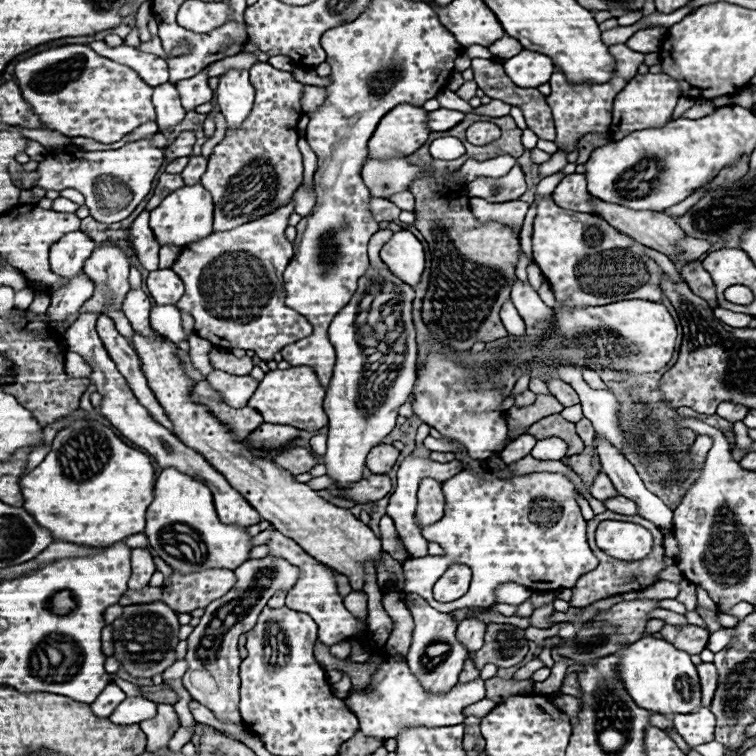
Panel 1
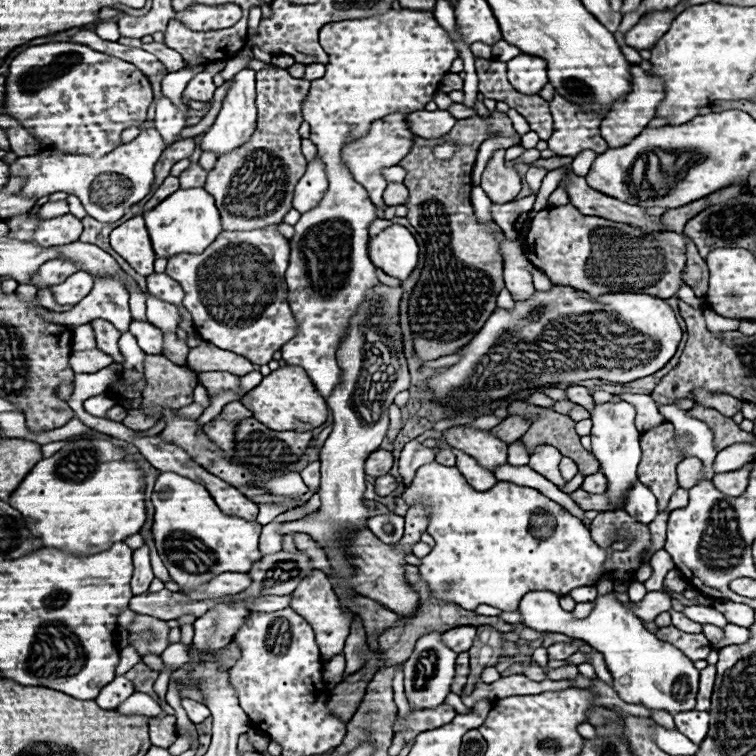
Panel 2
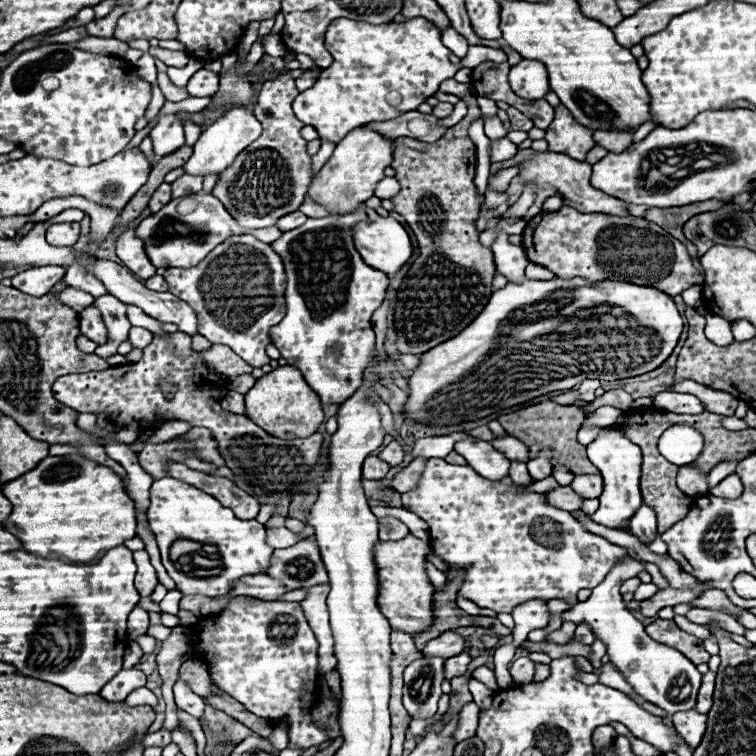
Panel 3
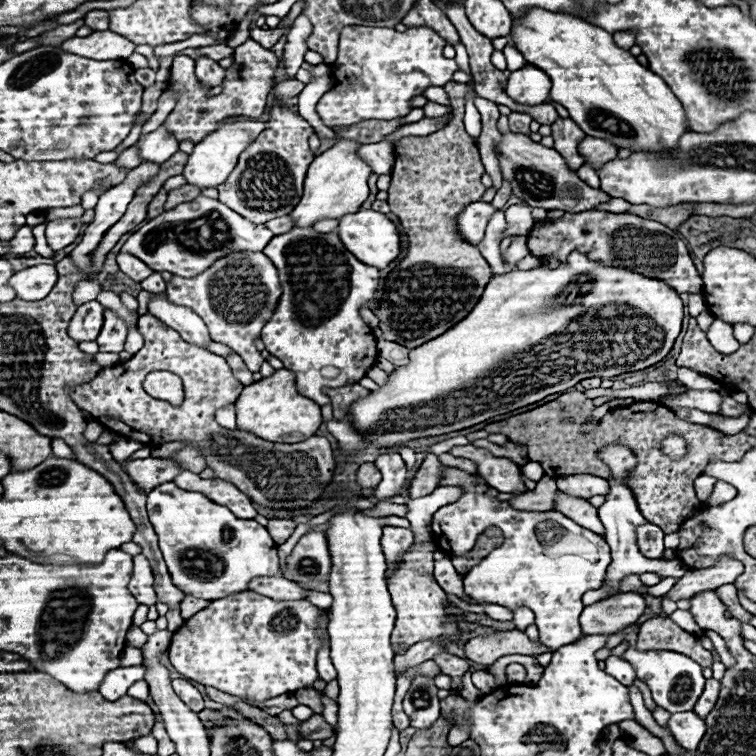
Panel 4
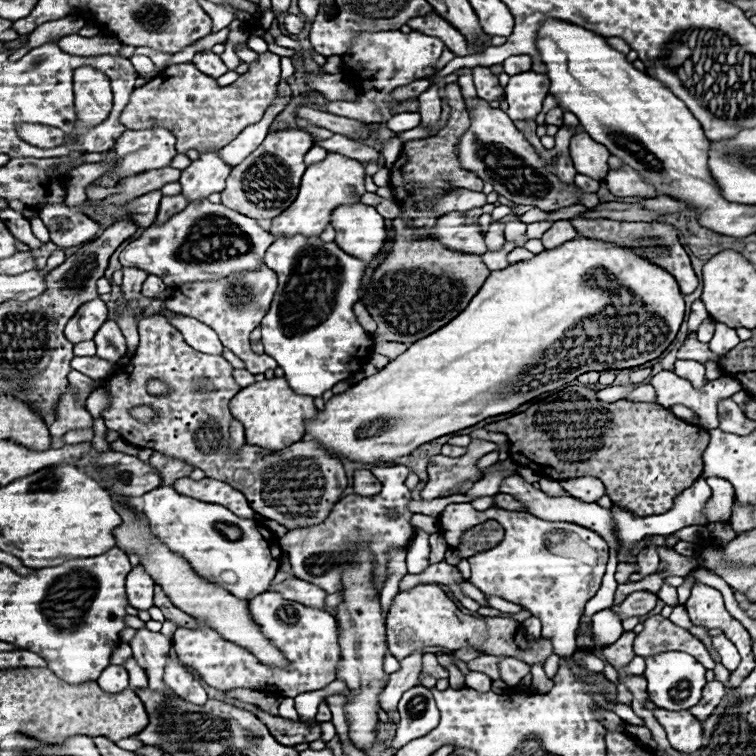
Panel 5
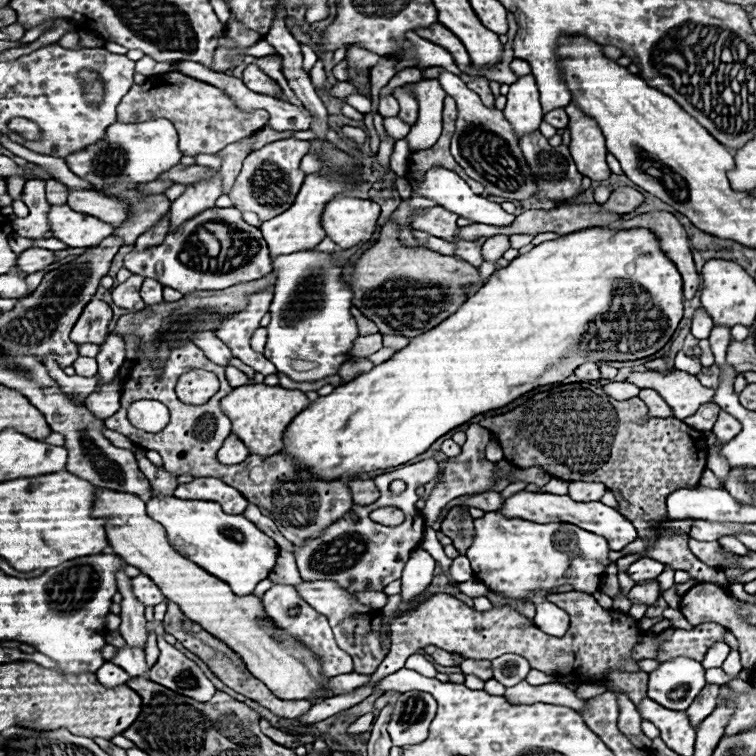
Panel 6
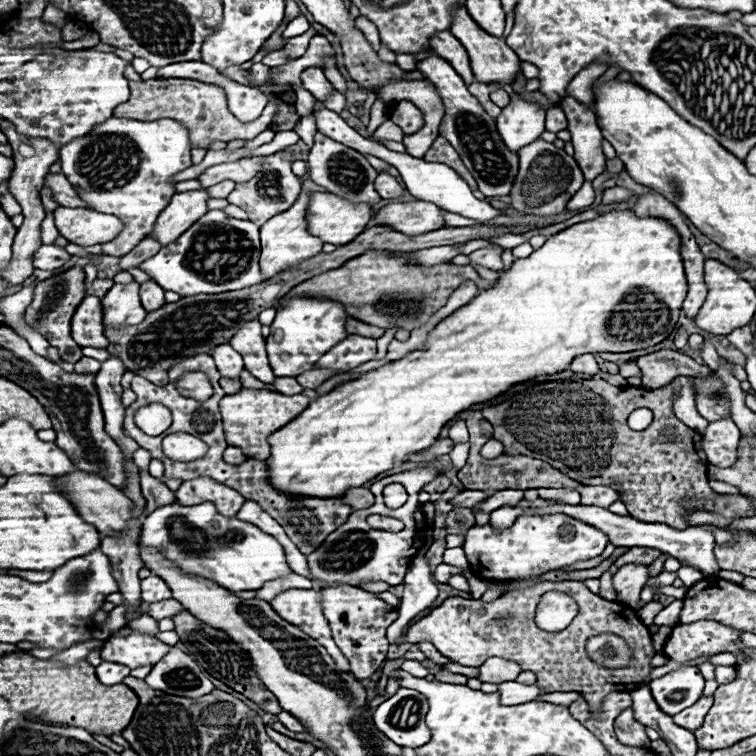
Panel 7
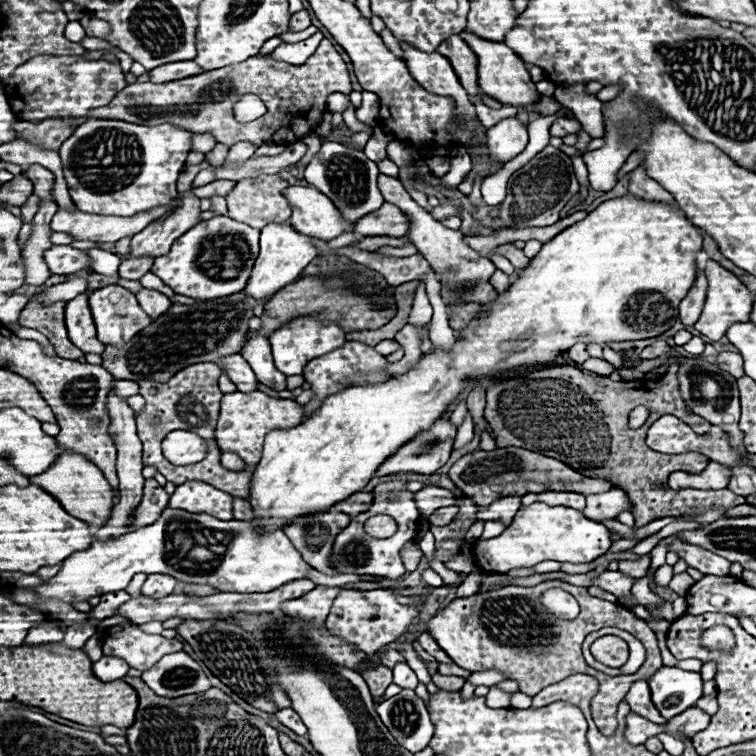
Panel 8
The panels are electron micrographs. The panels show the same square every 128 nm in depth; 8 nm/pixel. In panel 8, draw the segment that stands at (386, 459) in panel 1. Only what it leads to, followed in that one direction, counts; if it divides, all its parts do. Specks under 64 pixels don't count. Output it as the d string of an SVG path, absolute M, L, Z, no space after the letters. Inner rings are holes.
M356 492L348 500L342 500L340 504L334 504L334 508L340 510L340 512L348 512L350 516L356 516L360 512L366 512L372 506L372 502L374 502L372 492Z

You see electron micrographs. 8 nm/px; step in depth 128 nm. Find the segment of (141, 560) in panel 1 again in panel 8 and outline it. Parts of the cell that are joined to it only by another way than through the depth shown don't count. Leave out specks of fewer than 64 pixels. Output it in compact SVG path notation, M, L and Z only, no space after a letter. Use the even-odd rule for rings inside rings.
M150 574L146 578L146 582L142 584L142 594L144 596L150 596L150 598L164 598L168 594L174 592L178 580L168 576L168 574Z

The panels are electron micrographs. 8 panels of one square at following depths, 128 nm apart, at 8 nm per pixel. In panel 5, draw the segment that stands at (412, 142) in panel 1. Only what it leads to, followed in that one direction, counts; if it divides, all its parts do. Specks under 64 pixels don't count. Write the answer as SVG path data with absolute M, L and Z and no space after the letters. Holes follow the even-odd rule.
M328 152L322 162L310 164L306 168L306 172L302 176L298 198L294 200L292 208L288 208L286 212L282 212L280 216L276 216L272 220L270 232L274 236L294 236L294 234L318 236L326 228L326 224L330 222L330 216L332 216L334 208L344 206L344 204L360 202L360 198L366 194L364 176L366 176L364 164L360 164L352 158L346 158L342 154Z

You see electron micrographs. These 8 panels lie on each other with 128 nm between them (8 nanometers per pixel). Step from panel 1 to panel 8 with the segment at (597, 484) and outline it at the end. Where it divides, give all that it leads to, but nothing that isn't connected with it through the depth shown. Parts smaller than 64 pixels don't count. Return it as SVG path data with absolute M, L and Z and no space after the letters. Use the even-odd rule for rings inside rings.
M612 488L608 492L586 496L584 514L590 520L608 520L608 516L616 518L622 510L630 510L628 496L620 488Z

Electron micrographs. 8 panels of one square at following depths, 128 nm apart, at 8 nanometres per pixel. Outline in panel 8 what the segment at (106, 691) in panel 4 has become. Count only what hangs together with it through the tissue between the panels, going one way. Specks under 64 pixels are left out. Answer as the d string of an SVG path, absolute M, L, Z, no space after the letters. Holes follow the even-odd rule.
M102 656L98 662L92 664L92 672L96 674L96 678L100 678L102 682L114 682L120 680L128 674L128 664L124 664L124 660L116 660L112 656Z

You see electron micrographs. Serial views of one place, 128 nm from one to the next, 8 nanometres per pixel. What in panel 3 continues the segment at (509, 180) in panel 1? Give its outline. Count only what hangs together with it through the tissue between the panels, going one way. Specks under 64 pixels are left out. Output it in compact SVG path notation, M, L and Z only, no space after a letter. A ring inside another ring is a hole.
M497 116L493 118L483 117L483 124L485 135L492 141L499 140L505 137L508 133ZM486 190L486 200L484 200L484 206L486 206L486 210L492 214L492 216L496 216L496 218L500 218L506 210L508 210L508 192L504 190L504 192L496 192L496 190Z

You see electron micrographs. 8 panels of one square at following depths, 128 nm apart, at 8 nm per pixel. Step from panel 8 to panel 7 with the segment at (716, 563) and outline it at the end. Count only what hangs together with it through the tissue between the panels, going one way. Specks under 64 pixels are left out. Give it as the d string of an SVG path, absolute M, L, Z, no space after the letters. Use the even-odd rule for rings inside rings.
M520 500L518 506L502 506L498 510L494 510L490 514L490 524L496 526L496 528L506 528L508 524L512 524L512 520L516 520L516 516L522 516L522 514L566 514L566 516L572 516L576 520L582 520L584 524L590 524L598 530L602 530L608 538L610 538L610 544L614 546L646 546L646 548L656 548L664 554L670 554L674 558L680 558L680 560L686 560L688 564L696 566L700 572L704 574L716 574L720 568L716 566L716 560L714 560L714 554L712 554L712 540L714 540L714 528L718 526L712 526L712 524L702 524L702 526L688 526L686 530L674 530L666 524L648 524L648 522L638 522L634 520L632 516L620 516L620 514L614 514L610 512L608 508L602 508L602 506L584 506L584 504L564 504L564 502L554 502L554 500L534 500L534 502L528 502L528 500Z

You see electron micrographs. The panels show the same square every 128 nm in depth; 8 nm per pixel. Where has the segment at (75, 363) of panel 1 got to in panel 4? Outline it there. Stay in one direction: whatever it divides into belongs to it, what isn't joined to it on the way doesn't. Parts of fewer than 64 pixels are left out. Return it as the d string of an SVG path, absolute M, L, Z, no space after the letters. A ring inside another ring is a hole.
M104 308L104 326L100 330L100 336L96 338L100 352L122 352L126 342L128 328L120 316L116 316L114 310Z

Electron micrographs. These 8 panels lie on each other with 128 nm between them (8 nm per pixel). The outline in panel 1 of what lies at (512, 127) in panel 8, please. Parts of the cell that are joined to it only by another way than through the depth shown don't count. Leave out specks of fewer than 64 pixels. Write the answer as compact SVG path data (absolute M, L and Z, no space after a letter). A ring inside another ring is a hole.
M522 50L514 58L508 58L504 62L504 68L516 86L538 88L540 84L546 84L550 80L554 64L552 58L546 54Z

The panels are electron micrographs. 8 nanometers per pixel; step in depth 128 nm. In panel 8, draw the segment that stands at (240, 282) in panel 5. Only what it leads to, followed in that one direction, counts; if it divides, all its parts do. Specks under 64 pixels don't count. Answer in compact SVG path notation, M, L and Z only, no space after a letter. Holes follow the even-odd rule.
M260 334L248 336L240 354L252 366L258 382L262 382L274 390L286 390L286 376L274 368L270 344L268 344L266 336L260 336Z

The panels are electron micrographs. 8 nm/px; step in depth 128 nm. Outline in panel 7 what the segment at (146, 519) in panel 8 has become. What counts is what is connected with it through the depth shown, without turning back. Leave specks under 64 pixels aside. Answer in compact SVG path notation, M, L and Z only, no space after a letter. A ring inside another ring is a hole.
M140 472L140 486L146 500L146 512L152 512L152 508L158 508L160 504L172 504L174 492L160 480L150 476L148 472Z

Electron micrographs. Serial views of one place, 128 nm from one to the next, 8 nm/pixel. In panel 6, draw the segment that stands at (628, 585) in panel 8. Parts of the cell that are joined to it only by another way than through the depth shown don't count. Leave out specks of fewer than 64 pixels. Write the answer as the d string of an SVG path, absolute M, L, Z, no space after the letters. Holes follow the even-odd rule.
M640 558L636 560L630 568L628 568L628 574L634 582L638 580L650 580L650 578L656 578L660 572L664 570L664 564L654 560L654 558Z

